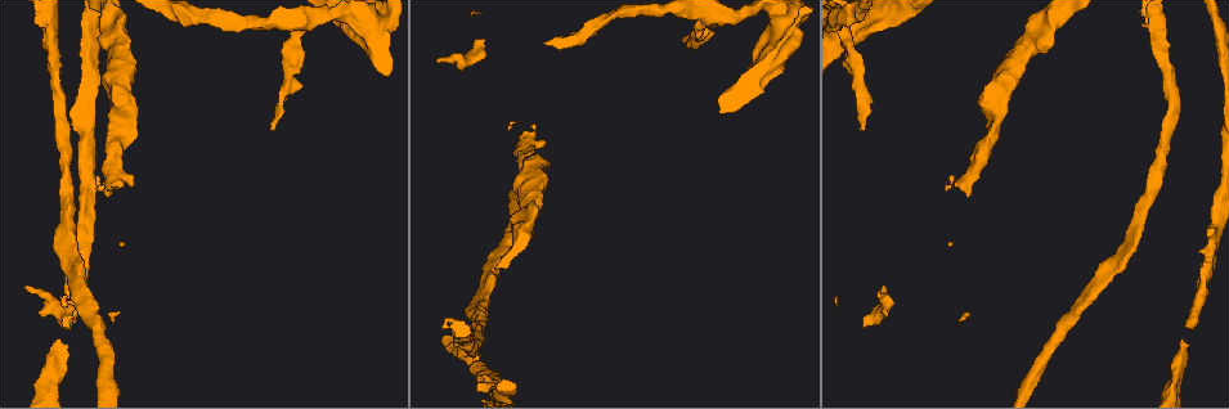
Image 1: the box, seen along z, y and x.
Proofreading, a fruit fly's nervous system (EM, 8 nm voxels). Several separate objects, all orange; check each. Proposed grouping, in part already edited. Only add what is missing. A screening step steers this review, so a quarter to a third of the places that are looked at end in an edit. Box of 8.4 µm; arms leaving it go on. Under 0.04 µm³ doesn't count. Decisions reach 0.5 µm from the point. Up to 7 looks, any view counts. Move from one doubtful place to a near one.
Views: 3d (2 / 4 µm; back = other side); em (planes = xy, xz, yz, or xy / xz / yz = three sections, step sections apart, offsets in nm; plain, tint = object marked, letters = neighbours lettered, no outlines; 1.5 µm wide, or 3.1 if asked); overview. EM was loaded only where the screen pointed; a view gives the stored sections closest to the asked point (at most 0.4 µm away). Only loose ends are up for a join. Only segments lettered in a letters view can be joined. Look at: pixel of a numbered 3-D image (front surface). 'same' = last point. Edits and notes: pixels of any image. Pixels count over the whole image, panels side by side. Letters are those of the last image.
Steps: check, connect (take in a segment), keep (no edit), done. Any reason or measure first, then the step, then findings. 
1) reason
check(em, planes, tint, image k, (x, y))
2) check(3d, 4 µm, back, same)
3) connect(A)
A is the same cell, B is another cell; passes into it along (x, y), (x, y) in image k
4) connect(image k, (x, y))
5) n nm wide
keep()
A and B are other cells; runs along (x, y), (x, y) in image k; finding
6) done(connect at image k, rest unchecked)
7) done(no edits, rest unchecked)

branch stops here
check(em, xy, step 4, letters, image 1, (478, 384))

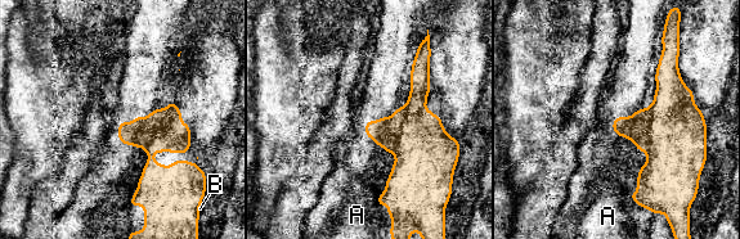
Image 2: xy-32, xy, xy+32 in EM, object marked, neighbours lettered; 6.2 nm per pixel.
keep()
A and B are other cells; border along (628, 195), (635, 202) in image 2; none of them fits

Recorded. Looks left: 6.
an open end
check(em, yz, step 4, tint, image 1, (1181, 339))

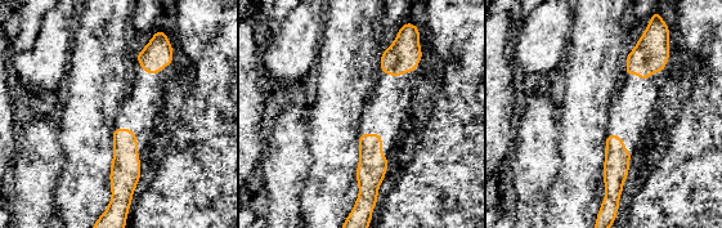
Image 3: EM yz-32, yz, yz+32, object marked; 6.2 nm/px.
check(em, yz, step 4, letters, same)

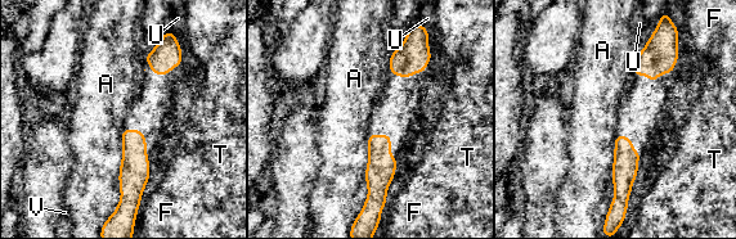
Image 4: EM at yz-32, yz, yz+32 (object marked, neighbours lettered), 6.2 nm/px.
keep()
A, F, T, U and V are other cells; border along (175, 40), (180, 46) in image 4; no lettered segment goes on from it

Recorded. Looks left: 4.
tapers out
check(em, xy, step 4, tint, image 1, (300, 67))

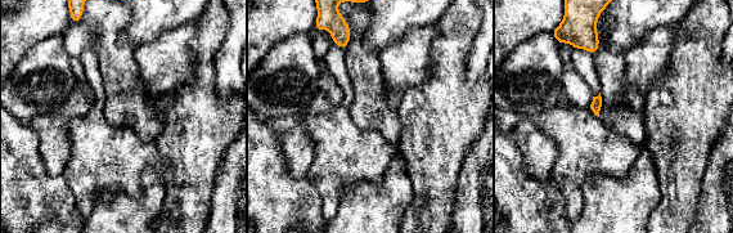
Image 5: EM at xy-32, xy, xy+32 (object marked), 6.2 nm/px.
another direction
check(em, planes, letters, same)

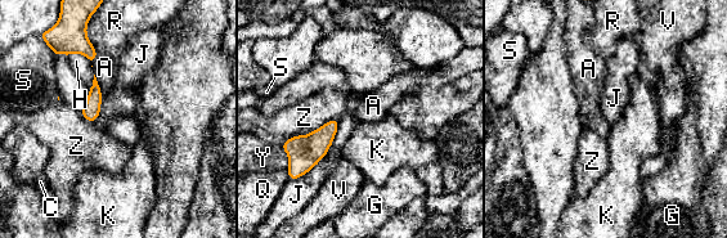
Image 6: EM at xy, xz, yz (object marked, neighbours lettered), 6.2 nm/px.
J touches over 480 nm
keep()
A, C, G, H, J, K, Q, R, S, V, Y and Z are other cells; border along (339, 121), (328, 152), (290, 179) in image 6; no lettered segment goes on from it

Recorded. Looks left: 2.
done(no edits, rest unchecked)

